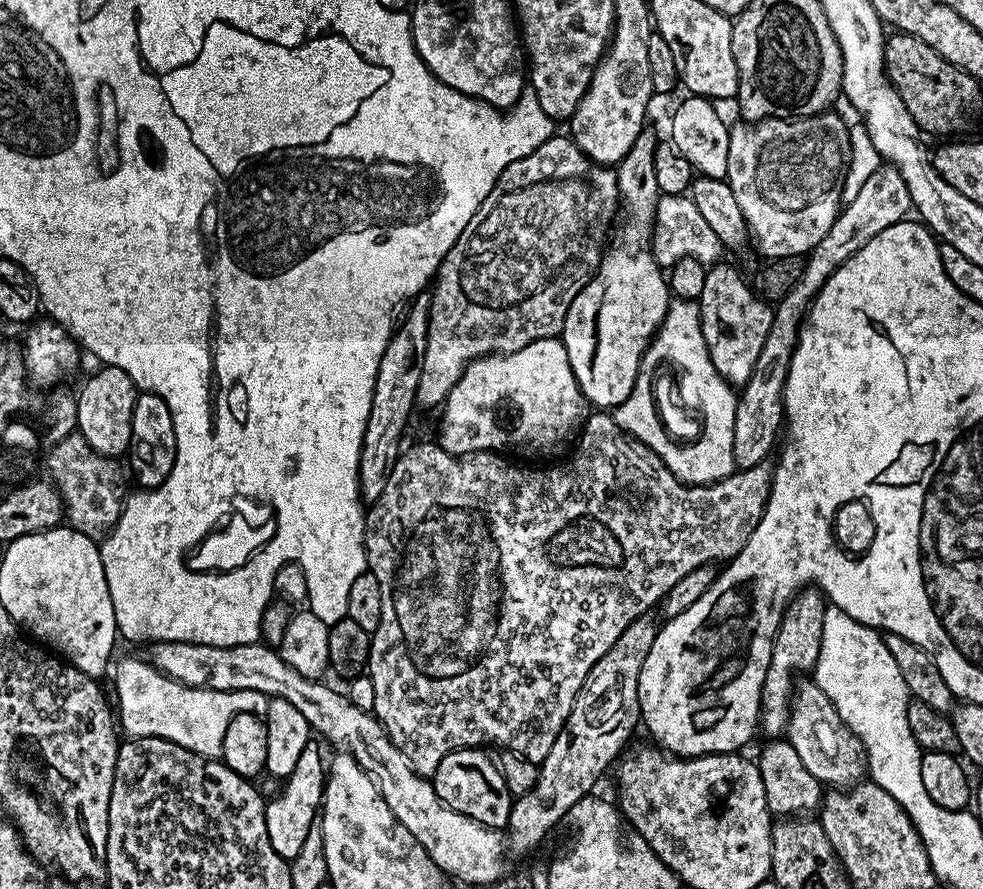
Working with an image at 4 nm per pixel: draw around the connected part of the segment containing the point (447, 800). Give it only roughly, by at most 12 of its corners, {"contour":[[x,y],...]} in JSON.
{"contour":[[448,752],[430,779],[450,810],[508,826],[514,797],[499,763]]}

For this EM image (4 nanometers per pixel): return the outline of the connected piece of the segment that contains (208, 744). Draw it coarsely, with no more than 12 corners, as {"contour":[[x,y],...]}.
{"contour":[[144,658],[116,668],[123,735],[219,757],[254,690],[191,688]]}

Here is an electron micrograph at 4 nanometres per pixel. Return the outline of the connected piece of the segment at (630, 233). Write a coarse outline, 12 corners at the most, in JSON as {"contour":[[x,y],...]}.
{"contour":[[658,137],[615,169],[618,223],[562,339],[596,410],[626,402],[670,303]]}

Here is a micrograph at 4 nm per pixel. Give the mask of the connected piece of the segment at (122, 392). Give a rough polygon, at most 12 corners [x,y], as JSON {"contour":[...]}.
{"contour":[[107,366],[76,396],[76,428],[94,451],[130,446],[138,389]]}

